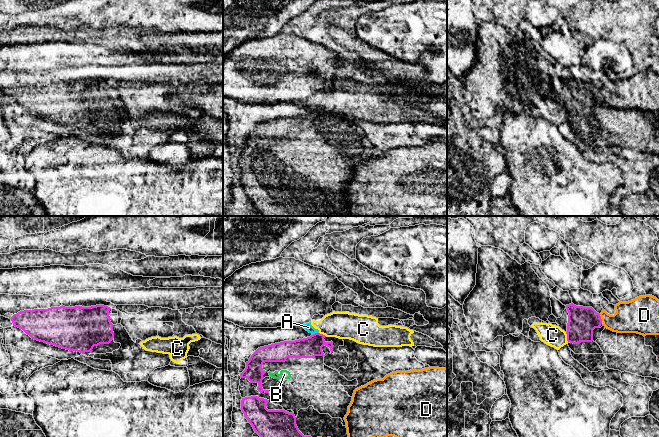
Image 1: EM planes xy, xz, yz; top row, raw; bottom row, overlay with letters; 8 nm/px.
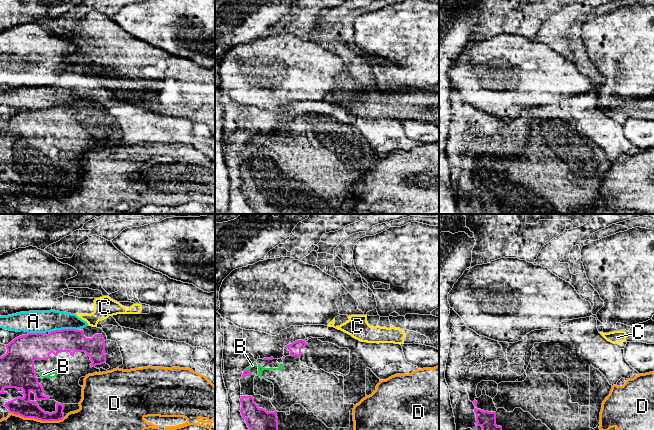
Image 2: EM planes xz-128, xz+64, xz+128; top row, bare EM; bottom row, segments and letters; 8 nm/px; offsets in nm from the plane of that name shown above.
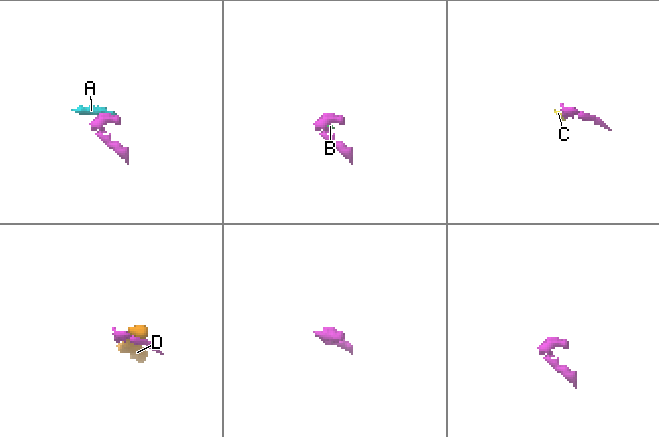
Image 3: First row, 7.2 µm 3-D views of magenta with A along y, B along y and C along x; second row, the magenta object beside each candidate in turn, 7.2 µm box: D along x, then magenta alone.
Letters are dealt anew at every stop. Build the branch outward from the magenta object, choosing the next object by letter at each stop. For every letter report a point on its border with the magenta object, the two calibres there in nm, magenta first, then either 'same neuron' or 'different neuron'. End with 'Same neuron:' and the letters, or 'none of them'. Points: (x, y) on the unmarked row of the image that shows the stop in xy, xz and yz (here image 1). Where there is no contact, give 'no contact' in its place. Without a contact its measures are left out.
A: meets magenta in xz at (315, 109); 170 nm thick on the magenta side, 70 nm on the other; different neuron
B: meets magenta in xz at (263, 147); 160 nm thick on the magenta side, 20 nm on the other; same neuron
C: meets magenta in yz at (567, 113); 220 nm thick on the magenta side, 170 nm on the other; different neuron
D: meets magenta in yz at (600, 94); 220 nm thick on the magenta side, 260 nm on the other; different neuron
Same neuron: B

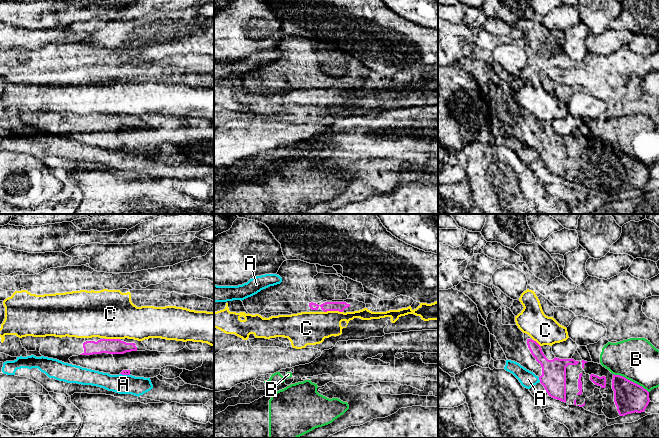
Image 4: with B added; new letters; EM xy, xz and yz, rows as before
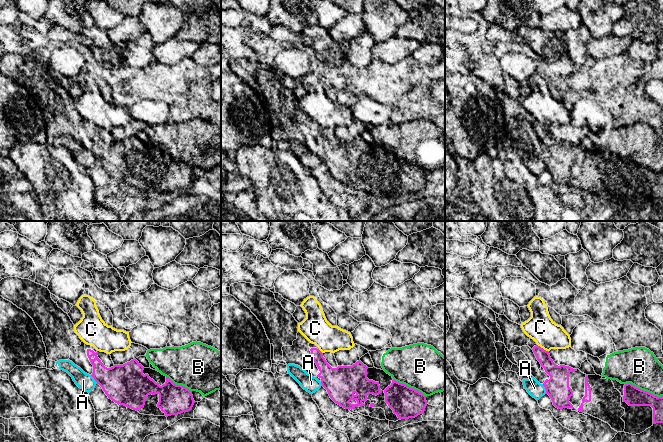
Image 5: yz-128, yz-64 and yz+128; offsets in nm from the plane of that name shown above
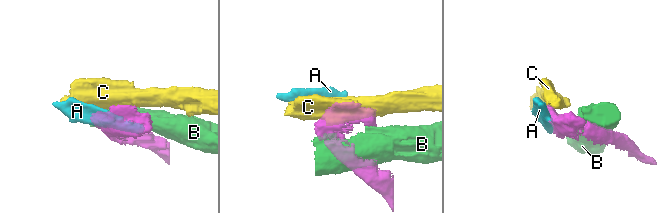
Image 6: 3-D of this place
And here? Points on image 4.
A: meets magenta in yz at (539, 155); 200 nm thick on the magenta side, 140 nm on the other; different neuron
B: meets magenta in yz at (631, 157); 260 nm thick on the magenta side, 340 nm on the other; different neuron
C: meets magenta in xz at (333, 86); 80 nm thick on the magenta side, 280 nm on the other; different neuron
Same neuron: none of them

